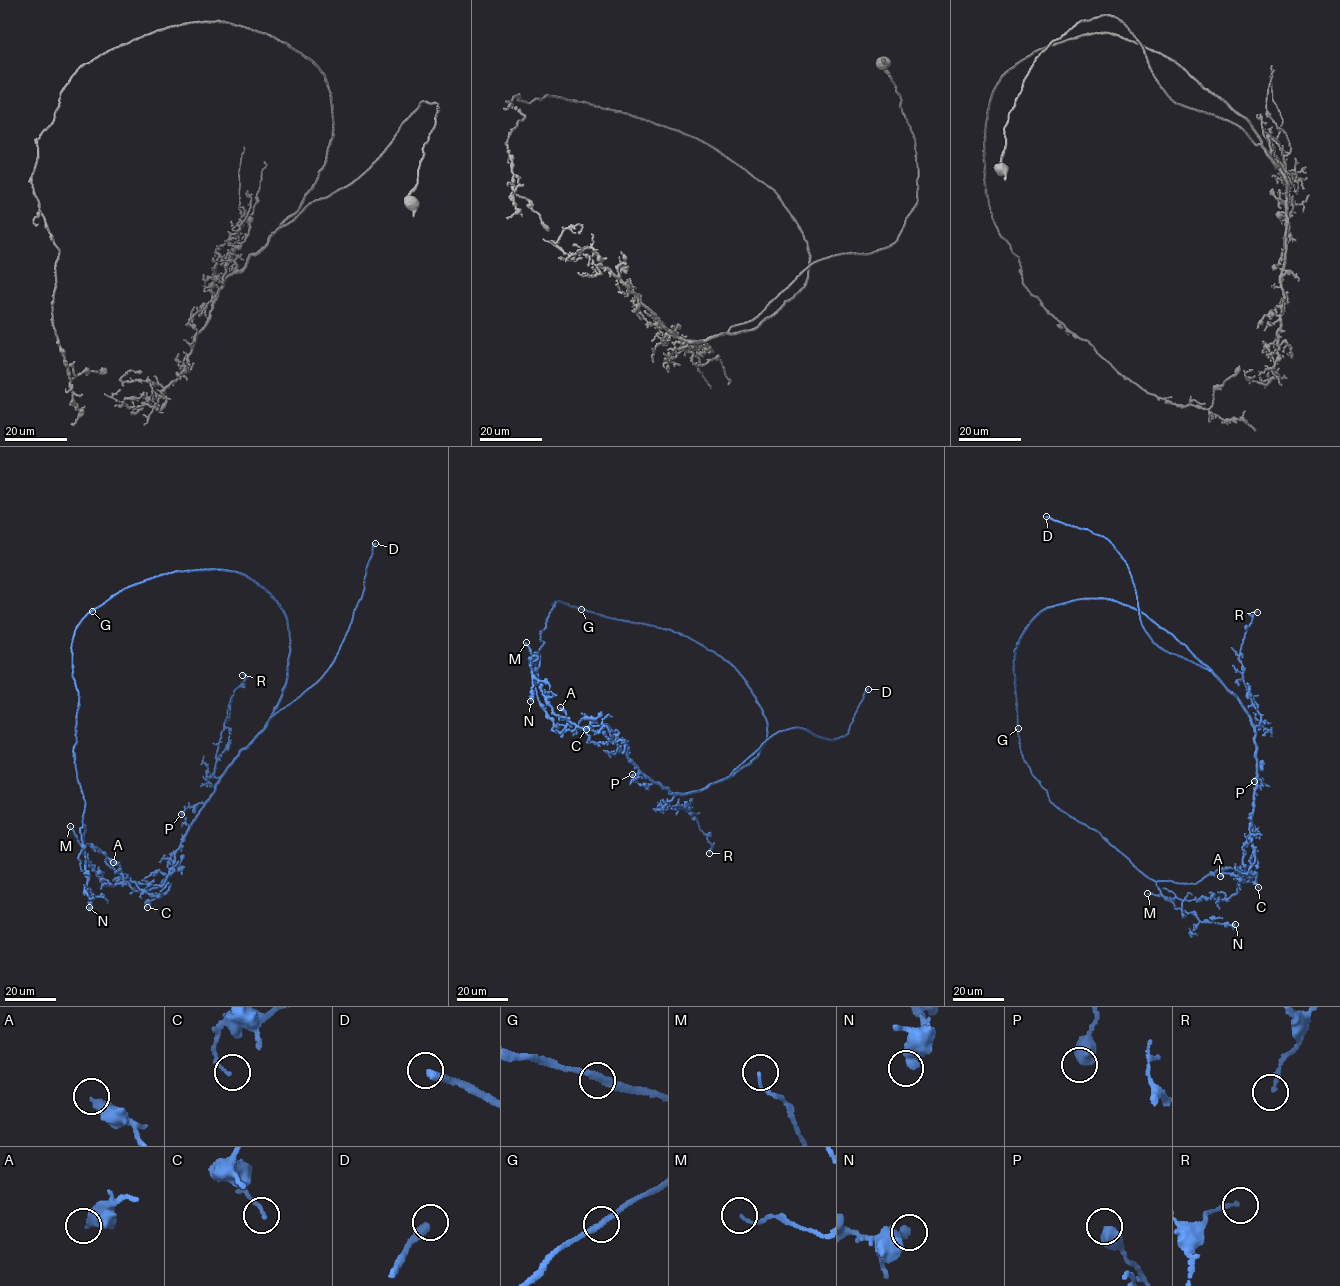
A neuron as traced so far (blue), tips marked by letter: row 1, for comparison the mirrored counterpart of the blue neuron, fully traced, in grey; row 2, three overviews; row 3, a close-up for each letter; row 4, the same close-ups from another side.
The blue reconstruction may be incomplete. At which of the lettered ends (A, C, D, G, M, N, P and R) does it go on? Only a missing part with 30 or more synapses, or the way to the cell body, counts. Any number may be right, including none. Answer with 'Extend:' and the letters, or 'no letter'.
Extend: D

